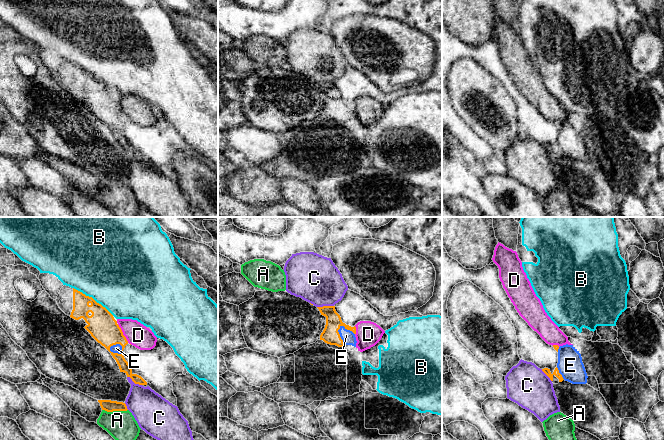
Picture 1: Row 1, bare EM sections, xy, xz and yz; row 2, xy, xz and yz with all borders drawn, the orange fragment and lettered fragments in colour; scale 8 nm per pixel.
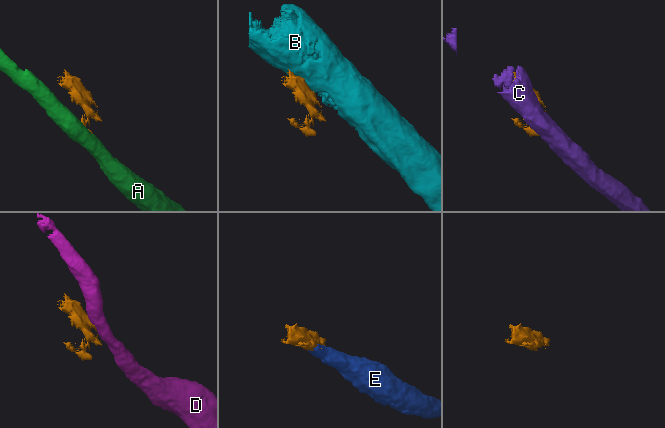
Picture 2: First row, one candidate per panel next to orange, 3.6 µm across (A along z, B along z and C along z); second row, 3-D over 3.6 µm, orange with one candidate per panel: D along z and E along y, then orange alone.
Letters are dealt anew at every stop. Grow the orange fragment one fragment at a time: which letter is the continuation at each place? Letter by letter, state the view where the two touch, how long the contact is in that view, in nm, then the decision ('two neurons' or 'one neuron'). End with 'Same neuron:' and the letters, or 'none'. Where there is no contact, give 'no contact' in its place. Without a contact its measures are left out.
A: contact in xy; length 200 nm; two neurons
B: contact in xy; length 400 nm; two neurons
C: contact in xz; length 140 nm; two neurons
D: contact in xy; length 180 nm; two neurons
E: contact in xz; length 170 nm; one neuron
Same neuron: E

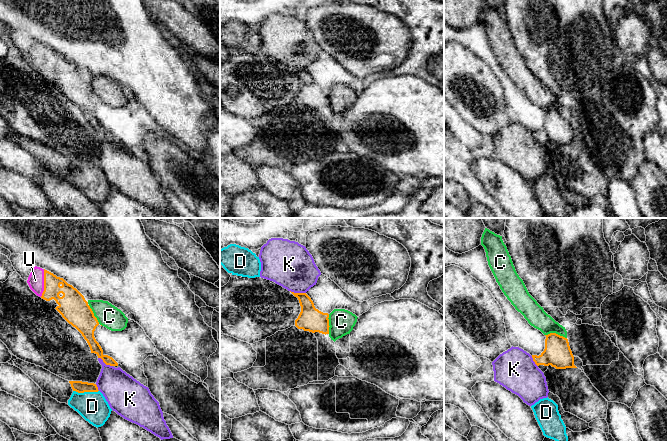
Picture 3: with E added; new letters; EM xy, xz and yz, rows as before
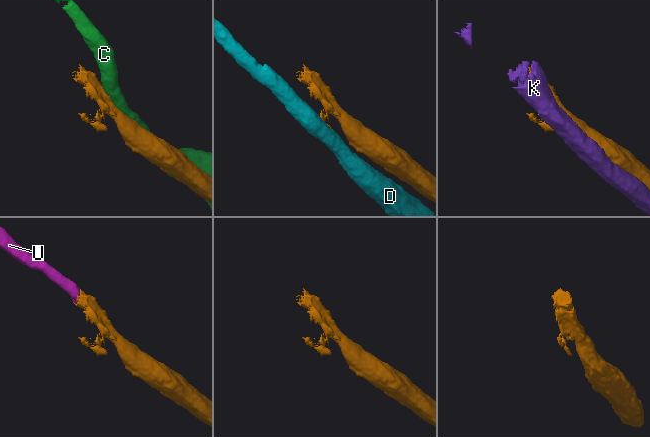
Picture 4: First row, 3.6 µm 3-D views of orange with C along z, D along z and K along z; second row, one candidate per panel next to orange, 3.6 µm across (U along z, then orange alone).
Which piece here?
C: contact in yz; length 180 nm; two neurons
D: contact in xy; length 200 nm; two neurons
K: contact in xy; length 140 nm; two neurons
U: contact in xy; length 220 nm; one neuron
Same neuron: U

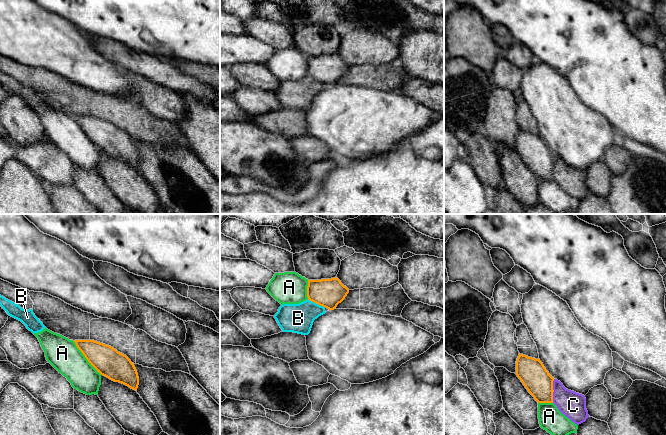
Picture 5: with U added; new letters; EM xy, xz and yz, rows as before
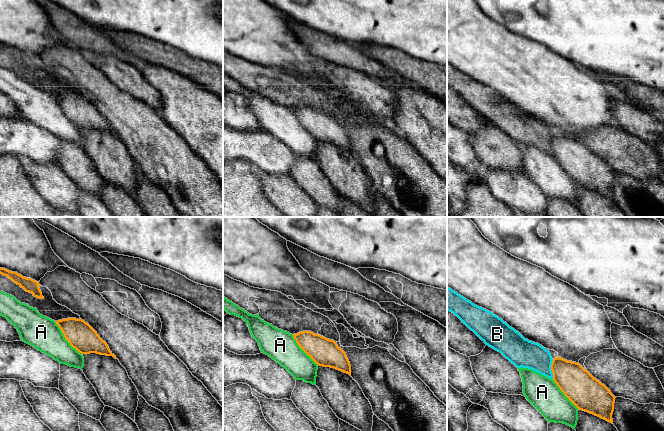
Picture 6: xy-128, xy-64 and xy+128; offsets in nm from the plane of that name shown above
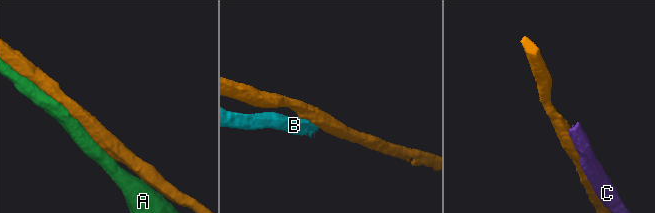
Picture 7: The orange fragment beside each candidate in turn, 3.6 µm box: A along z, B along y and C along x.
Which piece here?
A: contact in xy; length 360 nm; two neurons
B: contact in xz; length 170 nm; two neurons
C: contact in yz; length 190 nm; two neurons
Same neuron: none

